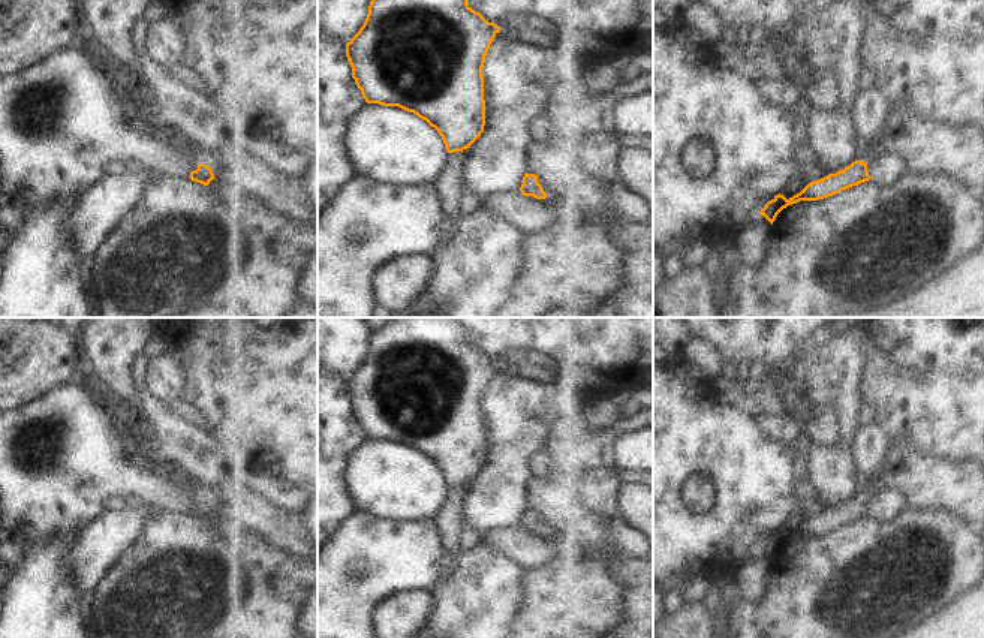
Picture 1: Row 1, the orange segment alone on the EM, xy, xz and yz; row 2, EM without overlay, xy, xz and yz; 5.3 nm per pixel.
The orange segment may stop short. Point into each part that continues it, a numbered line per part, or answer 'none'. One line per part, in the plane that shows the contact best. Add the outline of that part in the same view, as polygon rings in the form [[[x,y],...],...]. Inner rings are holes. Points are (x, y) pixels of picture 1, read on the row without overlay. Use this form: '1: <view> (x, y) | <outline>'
none

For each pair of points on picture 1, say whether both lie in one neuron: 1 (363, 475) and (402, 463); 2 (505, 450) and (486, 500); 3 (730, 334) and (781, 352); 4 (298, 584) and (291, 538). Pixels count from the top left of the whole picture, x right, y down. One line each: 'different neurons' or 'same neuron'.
1: same neuron
2: same neuron
3: same neuron
4: different neurons

